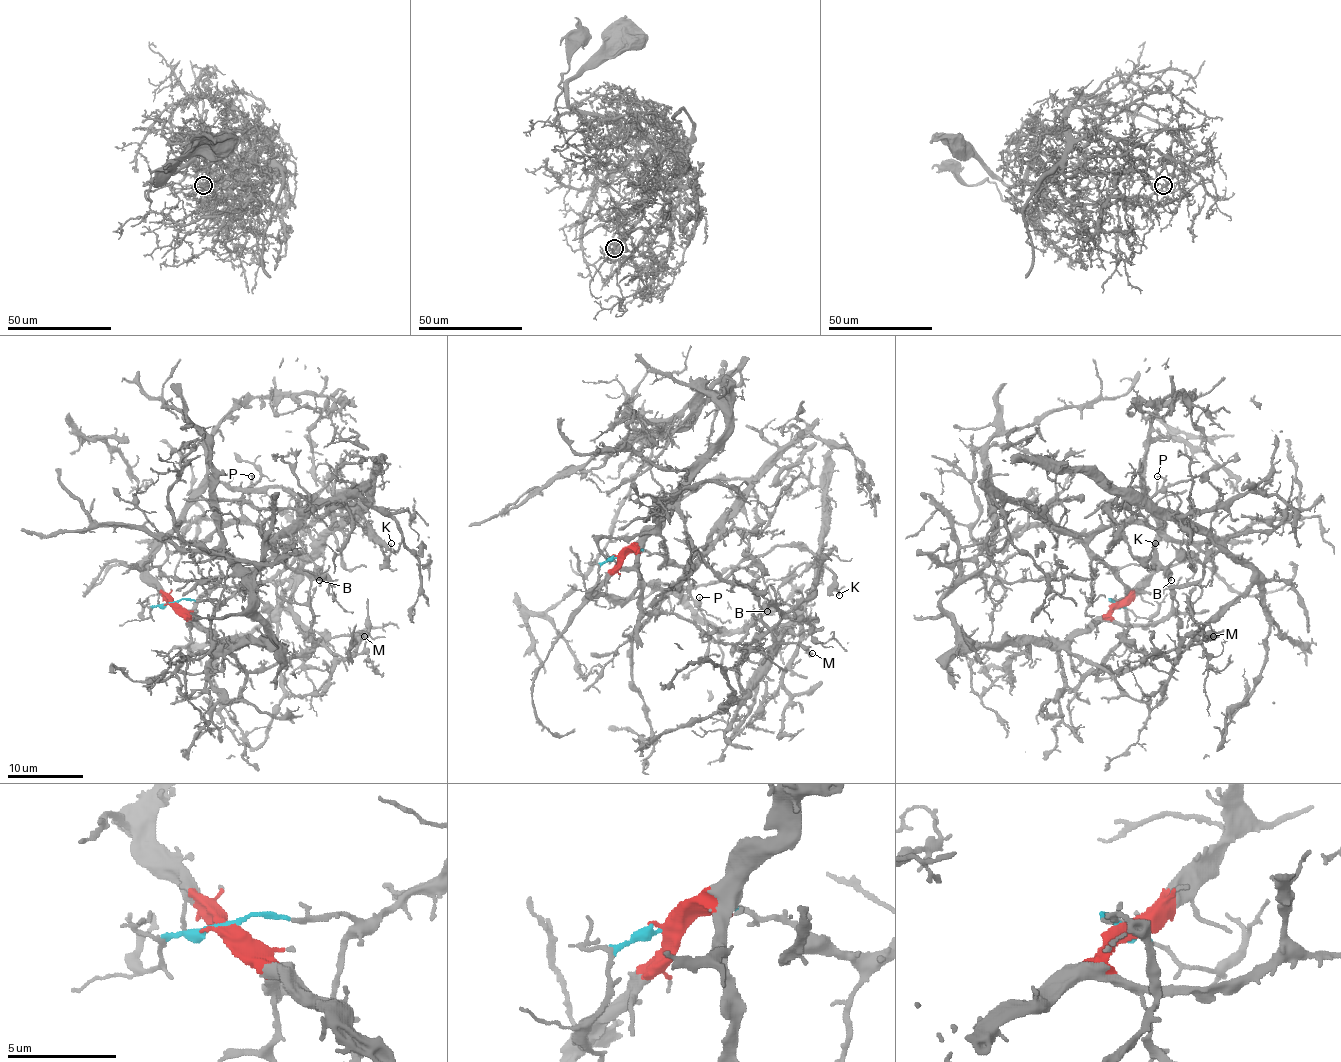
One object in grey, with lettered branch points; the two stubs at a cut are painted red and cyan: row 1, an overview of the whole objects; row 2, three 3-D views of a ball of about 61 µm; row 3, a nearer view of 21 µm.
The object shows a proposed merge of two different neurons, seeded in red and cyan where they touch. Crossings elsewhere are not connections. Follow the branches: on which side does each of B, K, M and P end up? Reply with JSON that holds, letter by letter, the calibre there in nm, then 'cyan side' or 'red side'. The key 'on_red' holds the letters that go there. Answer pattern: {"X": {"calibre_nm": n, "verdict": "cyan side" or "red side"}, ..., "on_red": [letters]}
{"B": {"calibre_nm": 280, "verdict": "red side"}, "K": {"calibre_nm": 140, "verdict": "red side"}, "M": {"calibre_nm": 360, "verdict": "red side"}, "P": {"calibre_nm": 80, "verdict": "cyan side"}, "on_red": ["B", "K", "M"]}

